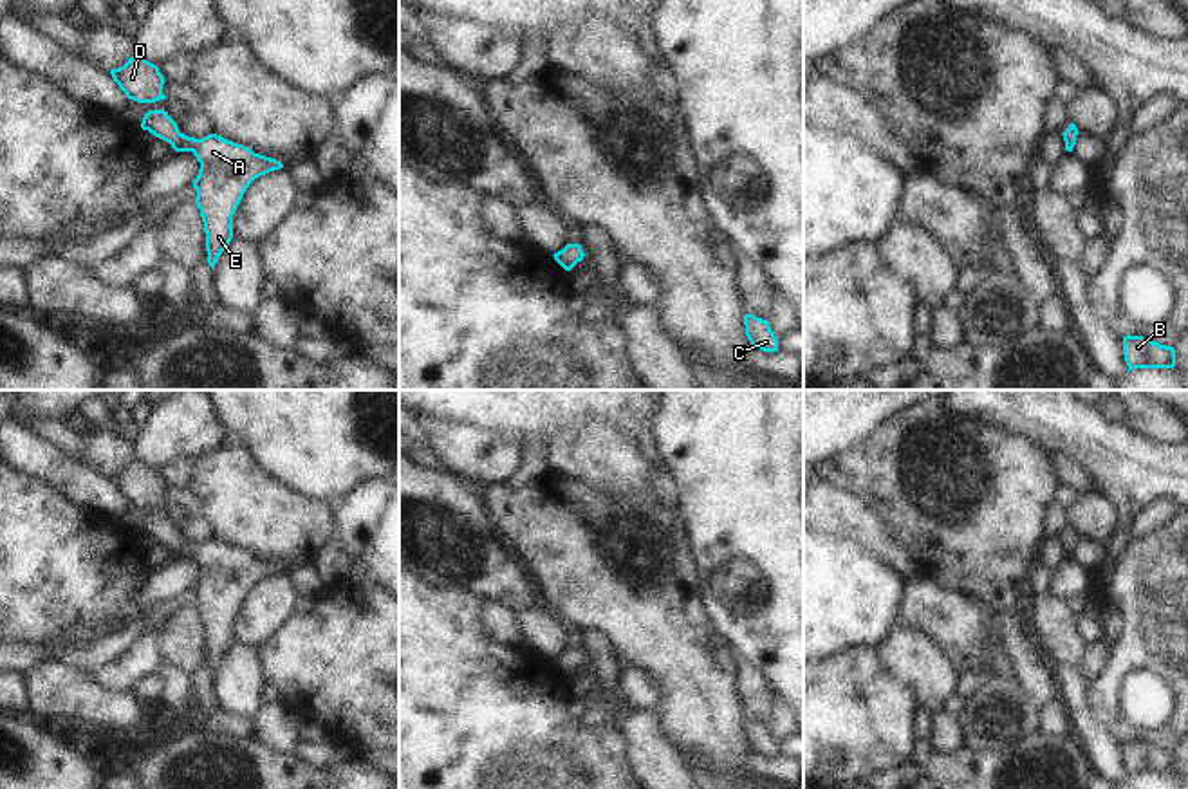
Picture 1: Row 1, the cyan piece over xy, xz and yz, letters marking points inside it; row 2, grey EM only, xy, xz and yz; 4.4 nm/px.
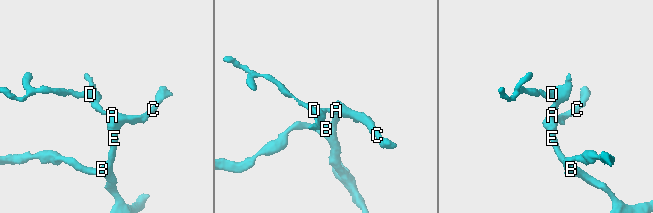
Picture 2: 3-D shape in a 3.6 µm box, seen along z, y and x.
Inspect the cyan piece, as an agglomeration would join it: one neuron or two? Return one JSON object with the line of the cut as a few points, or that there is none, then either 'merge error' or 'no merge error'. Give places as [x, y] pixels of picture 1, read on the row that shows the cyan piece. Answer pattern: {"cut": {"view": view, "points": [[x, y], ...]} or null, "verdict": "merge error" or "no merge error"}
{"cut": null, "verdict": "no merge error"}

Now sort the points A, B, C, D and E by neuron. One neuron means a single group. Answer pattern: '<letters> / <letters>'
A B C D E

